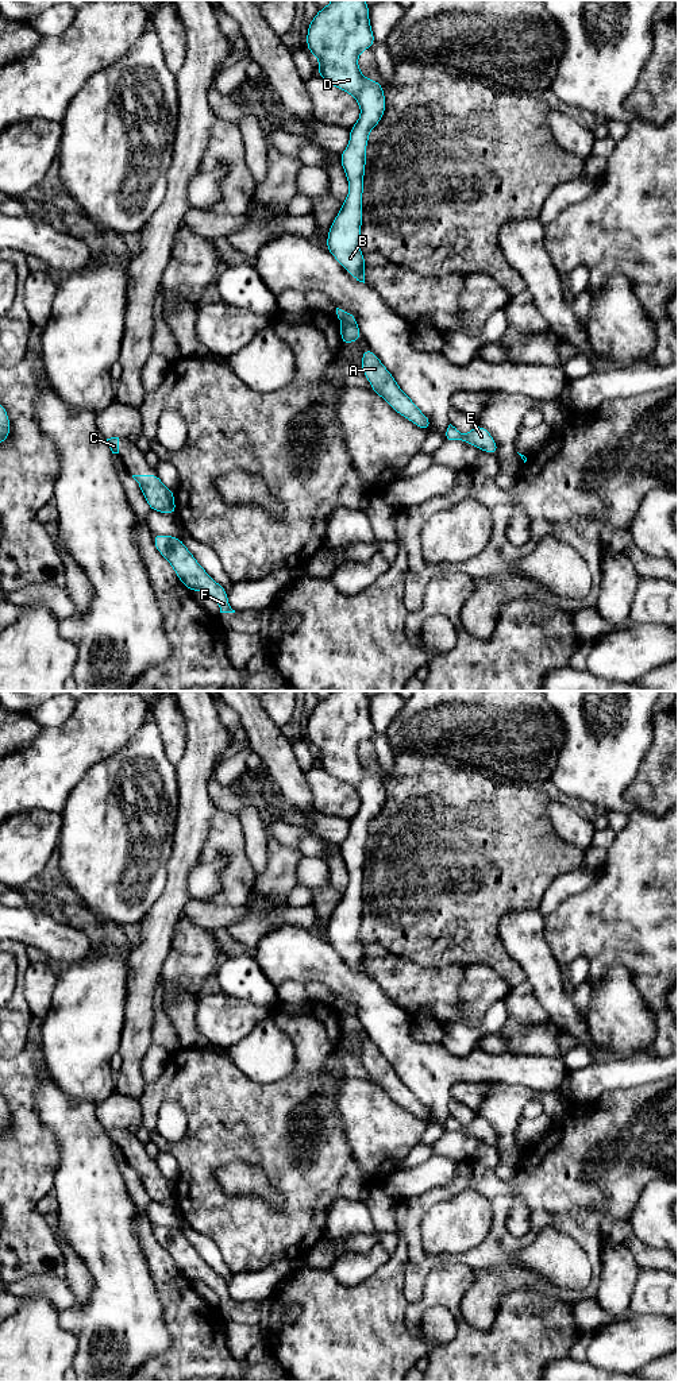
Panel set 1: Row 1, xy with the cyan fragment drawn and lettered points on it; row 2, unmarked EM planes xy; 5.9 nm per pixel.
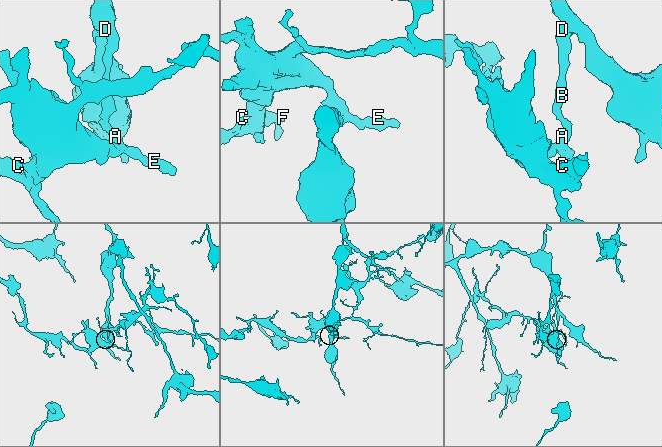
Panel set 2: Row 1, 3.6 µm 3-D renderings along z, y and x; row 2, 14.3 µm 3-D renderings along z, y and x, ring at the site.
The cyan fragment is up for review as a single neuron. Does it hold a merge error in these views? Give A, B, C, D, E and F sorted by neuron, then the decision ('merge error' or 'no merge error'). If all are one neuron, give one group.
A C E F / B D; merge error

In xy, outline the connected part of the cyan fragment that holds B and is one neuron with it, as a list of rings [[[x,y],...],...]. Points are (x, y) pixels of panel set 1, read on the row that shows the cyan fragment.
[[[332,0],[317,11],[308,26],[307,49],[319,58],[319,77],[332,86],[350,93],[359,104],[361,116],[350,128],[350,140],[340,154],[340,163],[346,173],[350,190],[342,204],[340,212],[334,219],[327,236],[325,248],[357,281],[365,283],[365,254],[359,251],[362,228],[362,196],[366,169],[366,147],[370,131],[381,121],[386,100],[382,85],[375,80],[366,78],[359,72],[358,57],[375,43],[369,18],[369,4],[365,0]]]

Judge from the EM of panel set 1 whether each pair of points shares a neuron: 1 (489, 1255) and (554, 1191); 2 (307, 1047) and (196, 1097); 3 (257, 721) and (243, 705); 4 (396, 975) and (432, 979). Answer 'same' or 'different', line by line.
1: same
2: same
3: same
4: same

